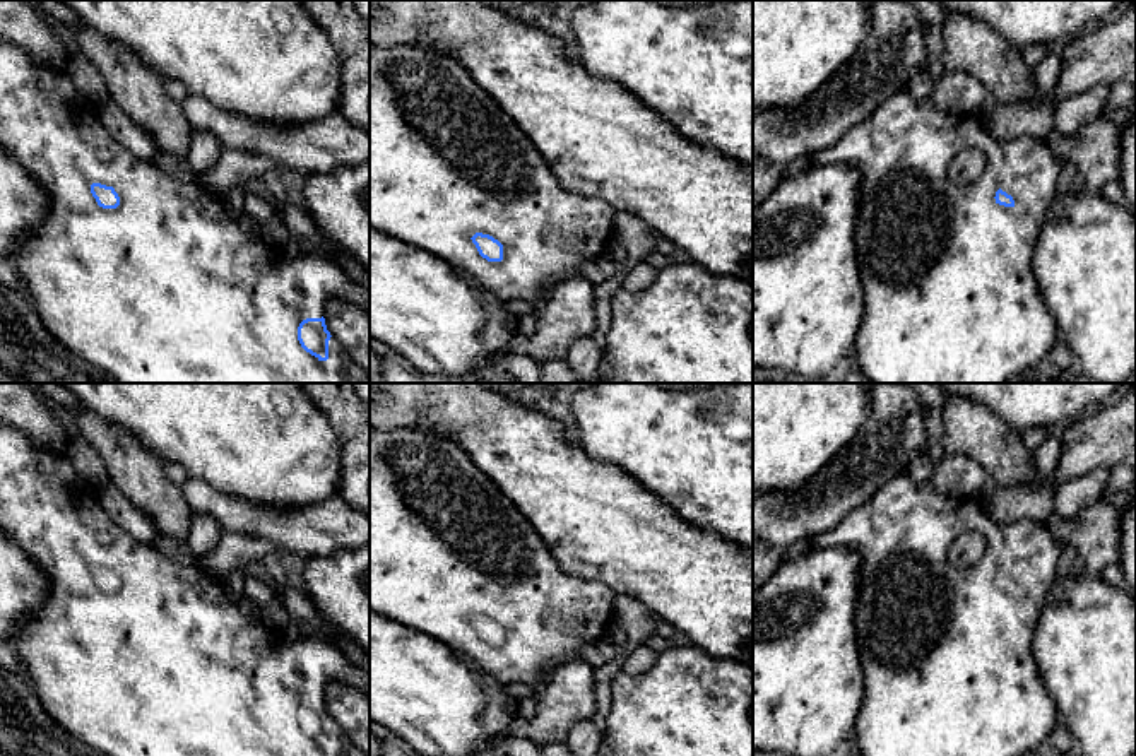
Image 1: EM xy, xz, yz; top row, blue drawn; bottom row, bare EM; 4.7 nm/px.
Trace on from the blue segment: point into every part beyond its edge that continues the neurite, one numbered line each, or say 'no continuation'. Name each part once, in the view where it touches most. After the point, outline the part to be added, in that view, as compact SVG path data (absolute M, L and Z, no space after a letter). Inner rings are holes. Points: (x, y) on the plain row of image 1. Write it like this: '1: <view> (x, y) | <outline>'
1: xy (168, 664) | M0 422L0 529L48 578L46 599L41 607L21 621L9 643L26 665L31 688L43 703L44 712L87 746L106 756L366 756L334 720L328 724L327 744L306 735L298 724L298 710L306 701L325 700L325 689L334 681L349 682L370 698L370 670L352 665L337 647L327 641L305 635L293 641L286 640L260 619L245 614L238 602L228 597L224 583L204 571L197 563L190 566L178 564L151 544L133 539L104 511L98 498L98 486L87 482L67 455L39 448L24 431L5 422ZM92 566L113 570L120 580L120 588L116 592L99 590L91 576Z

